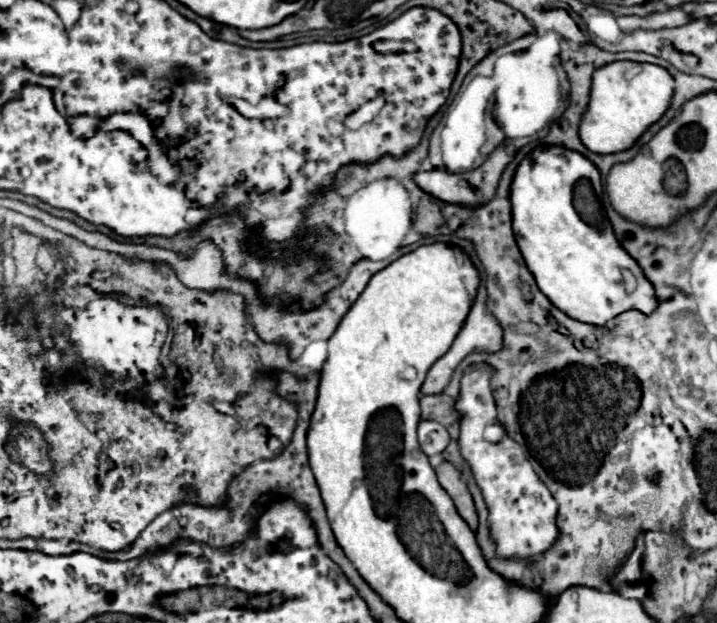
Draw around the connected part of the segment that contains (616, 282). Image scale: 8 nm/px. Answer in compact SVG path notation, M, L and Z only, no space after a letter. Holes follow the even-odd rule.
M542 146L520 162L510 200L512 228L526 266L544 296L578 322L604 326L628 310L650 316L658 306L658 298L638 262L618 244L612 226L594 230L582 222L574 210L574 186L582 178L590 180L596 196L602 196L598 168L578 152L562 146ZM626 272L630 272L638 284L632 292L626 290Z

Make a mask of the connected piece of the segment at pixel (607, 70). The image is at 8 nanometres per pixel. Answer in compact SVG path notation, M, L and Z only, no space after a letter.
M614 62L594 72L592 94L580 122L580 140L594 154L616 154L630 150L636 140L658 122L674 96L674 78L660 66Z

